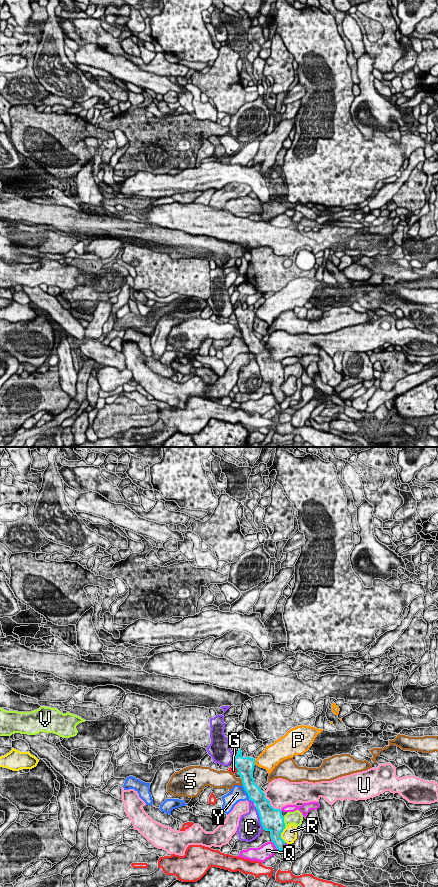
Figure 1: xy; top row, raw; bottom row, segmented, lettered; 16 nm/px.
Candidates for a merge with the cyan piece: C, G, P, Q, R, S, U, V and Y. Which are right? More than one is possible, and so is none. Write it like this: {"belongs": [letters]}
{"belongs": []}

